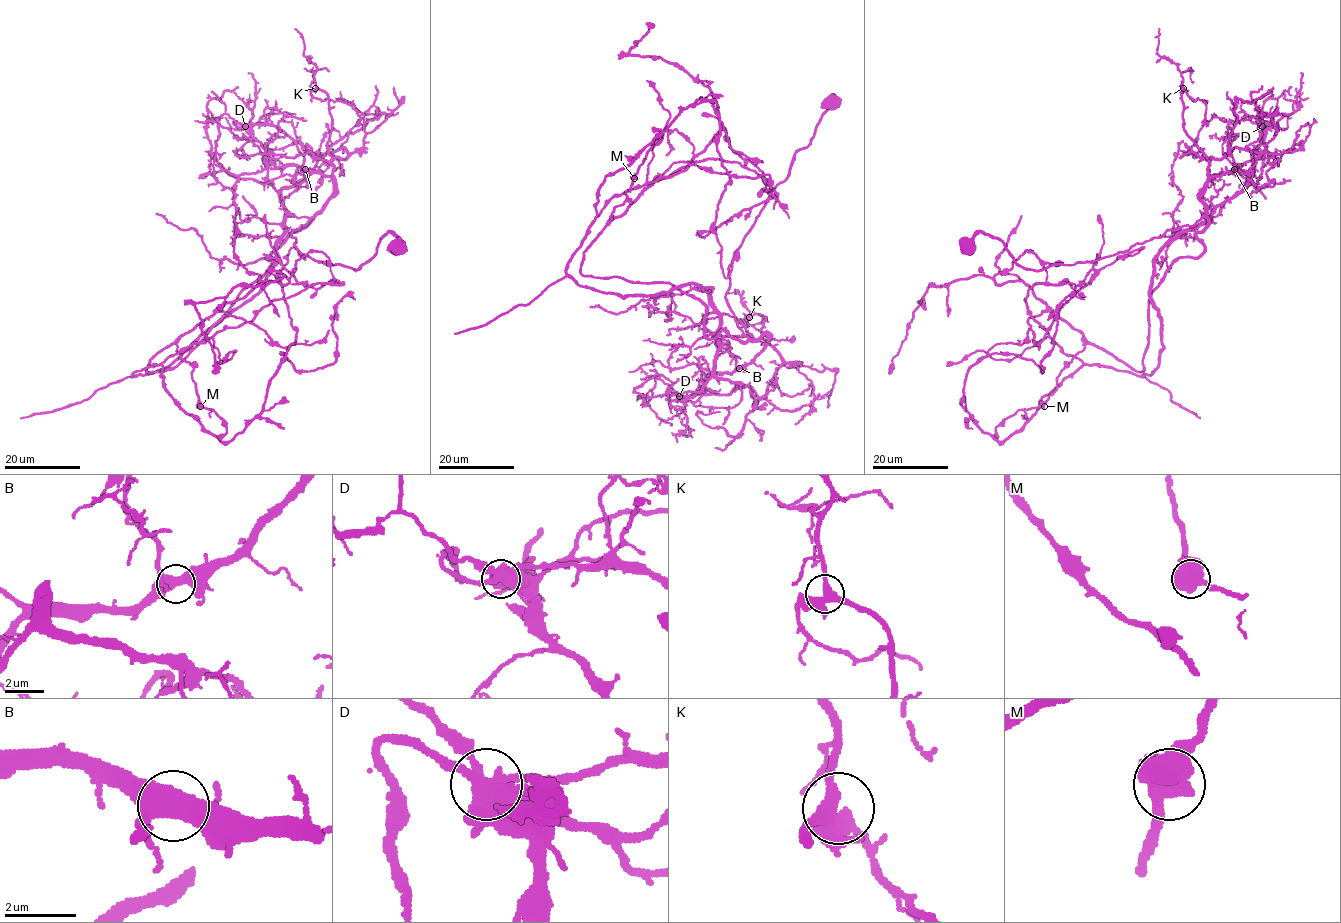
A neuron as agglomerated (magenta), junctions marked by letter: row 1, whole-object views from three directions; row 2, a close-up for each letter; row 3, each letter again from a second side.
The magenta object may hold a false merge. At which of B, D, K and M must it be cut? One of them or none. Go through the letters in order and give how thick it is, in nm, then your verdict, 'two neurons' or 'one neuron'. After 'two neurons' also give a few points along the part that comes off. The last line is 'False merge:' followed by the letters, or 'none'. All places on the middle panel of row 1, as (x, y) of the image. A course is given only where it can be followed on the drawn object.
B: 480 nm | one neuron
D: 480 nm | two neurons | (679, 396), (741, 386), (710, 288), (566, 272), (604, 178), (701, 98), (789, 218)
K: 360 nm | one neuron
M: 500 nm | one neuron
False merge: D

